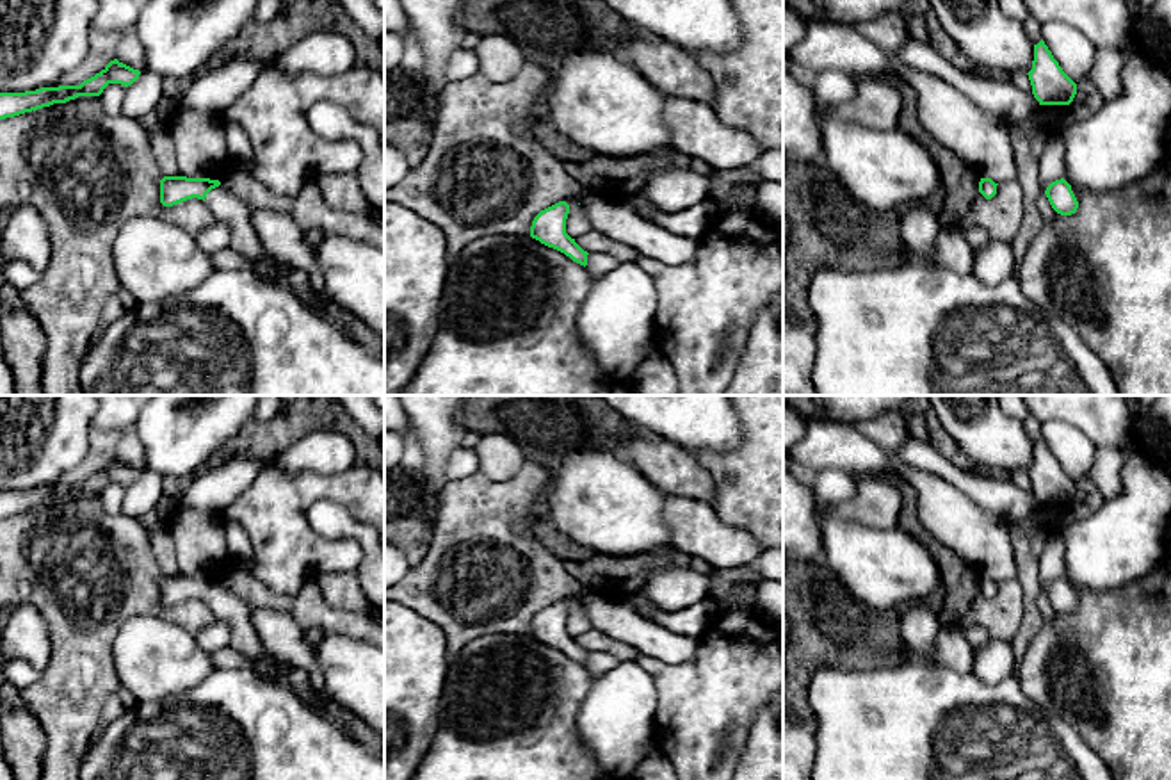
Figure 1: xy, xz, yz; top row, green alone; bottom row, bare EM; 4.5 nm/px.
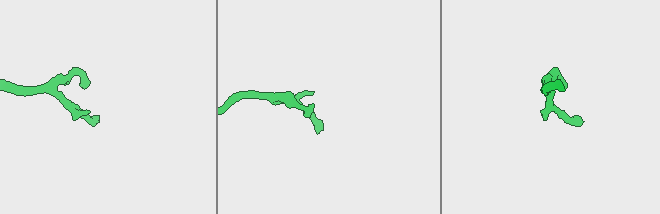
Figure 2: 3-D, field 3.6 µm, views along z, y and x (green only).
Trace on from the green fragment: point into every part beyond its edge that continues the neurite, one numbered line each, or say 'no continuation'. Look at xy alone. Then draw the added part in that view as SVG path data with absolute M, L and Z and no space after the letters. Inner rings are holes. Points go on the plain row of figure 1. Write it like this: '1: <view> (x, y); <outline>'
1: xy (244, 638); M221 584L212 588L205 600L215 616L228 623L231 630L231 648L253 661L271 655L251 623L251 609L242 600L228 593Z

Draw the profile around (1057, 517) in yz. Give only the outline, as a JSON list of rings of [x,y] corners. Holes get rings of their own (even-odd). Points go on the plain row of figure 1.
[[[1054,504],[1050,509],[1045,509],[1045,515],[1046,525],[1050,525],[1055,532],[1062,532],[1075,516],[1071,504]]]

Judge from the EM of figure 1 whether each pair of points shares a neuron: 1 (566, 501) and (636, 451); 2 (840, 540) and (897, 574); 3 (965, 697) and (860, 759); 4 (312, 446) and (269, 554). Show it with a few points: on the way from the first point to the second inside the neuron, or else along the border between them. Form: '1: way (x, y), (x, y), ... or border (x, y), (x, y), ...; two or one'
1: border (620, 454), (655, 487); two
2: way (855, 552), (883, 568); one
3: way (938, 711), (887, 759); one
4: border (344, 471), (283, 472), (269, 463), (260, 474); two

